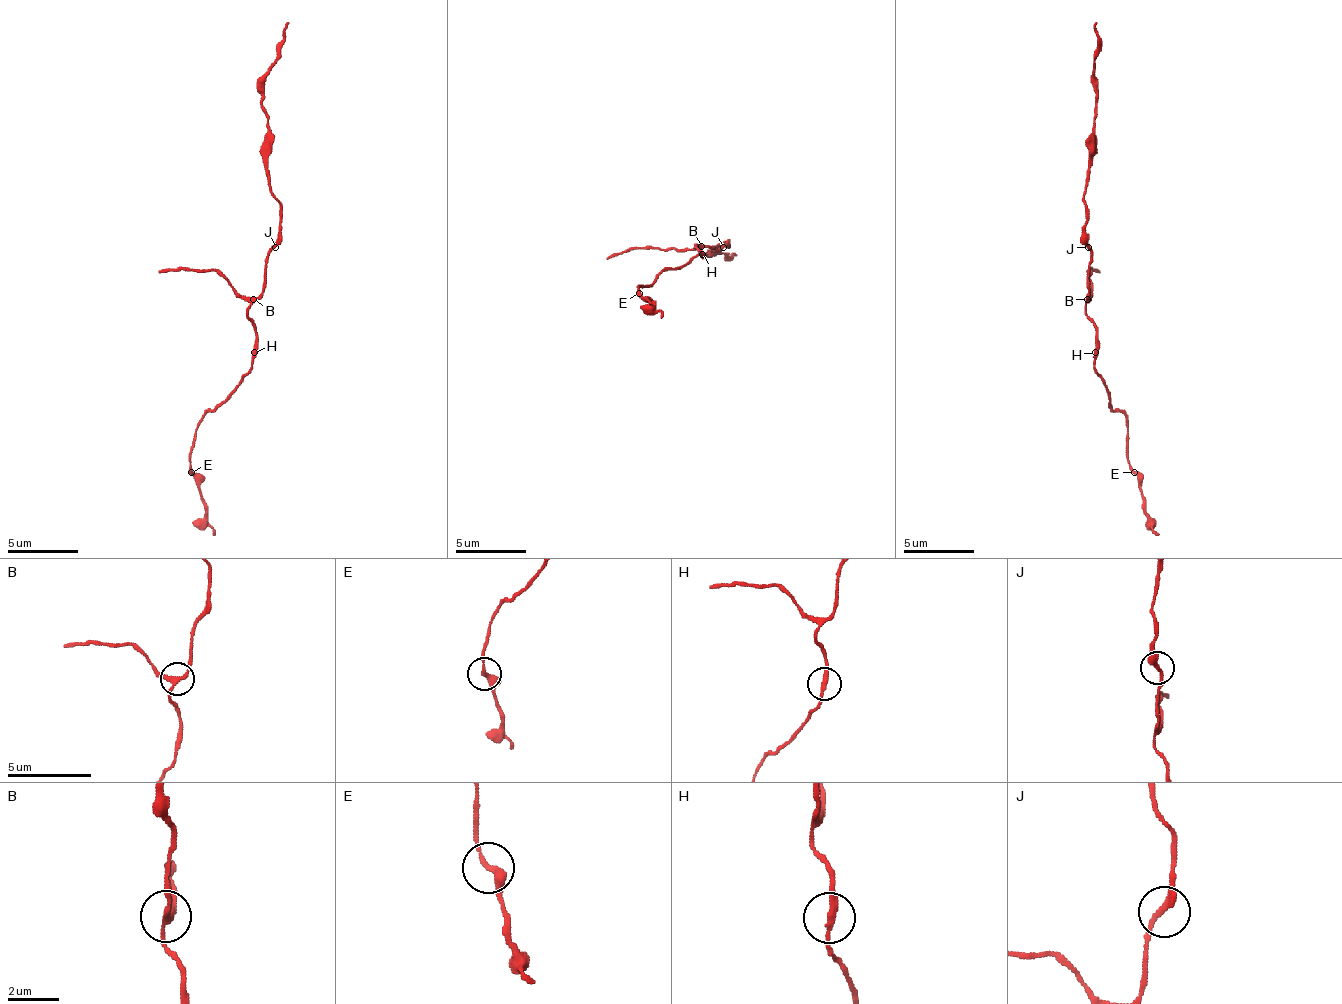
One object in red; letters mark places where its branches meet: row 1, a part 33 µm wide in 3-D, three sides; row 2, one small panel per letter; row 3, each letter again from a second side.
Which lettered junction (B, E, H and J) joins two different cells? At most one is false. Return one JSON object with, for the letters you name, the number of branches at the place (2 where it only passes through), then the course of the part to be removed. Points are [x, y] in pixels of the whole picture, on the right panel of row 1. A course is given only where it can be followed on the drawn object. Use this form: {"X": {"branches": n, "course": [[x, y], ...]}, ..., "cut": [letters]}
{"B": {"branches": 3, "course": [[1088, 300], [1091, 271], [1088, 271], [1098, 271]]}, "cut": ["B"]}

